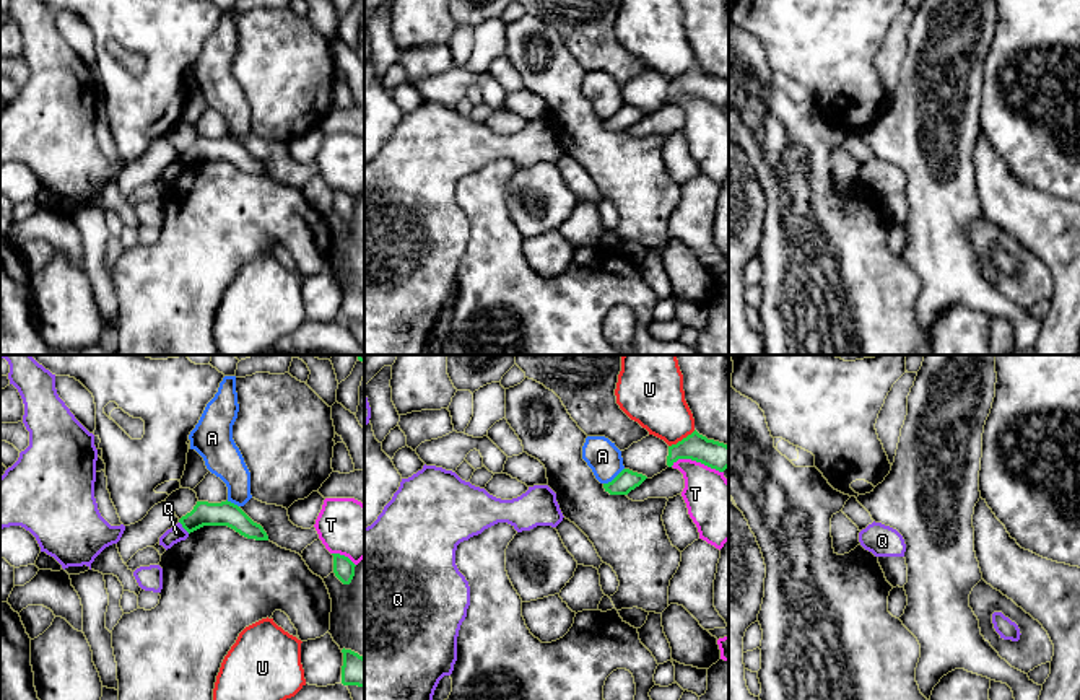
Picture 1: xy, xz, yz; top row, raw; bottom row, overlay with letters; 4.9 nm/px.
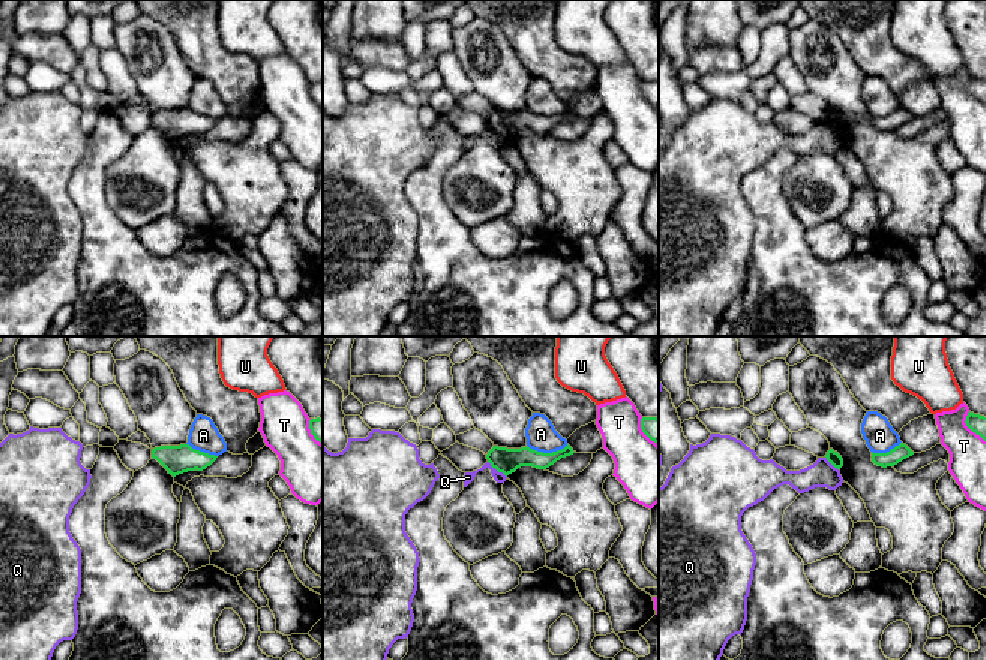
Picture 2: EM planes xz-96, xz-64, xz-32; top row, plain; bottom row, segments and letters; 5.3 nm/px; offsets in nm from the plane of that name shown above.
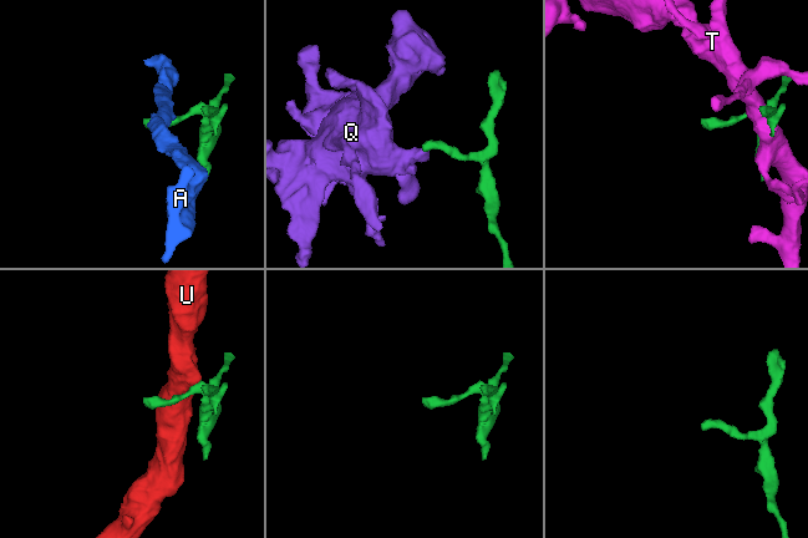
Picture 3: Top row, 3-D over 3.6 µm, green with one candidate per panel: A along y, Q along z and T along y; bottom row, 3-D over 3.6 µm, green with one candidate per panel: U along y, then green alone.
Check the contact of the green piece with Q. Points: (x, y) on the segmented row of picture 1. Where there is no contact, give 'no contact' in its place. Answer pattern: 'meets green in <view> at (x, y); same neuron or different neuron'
meets green in xy at (184, 528); different neuron

